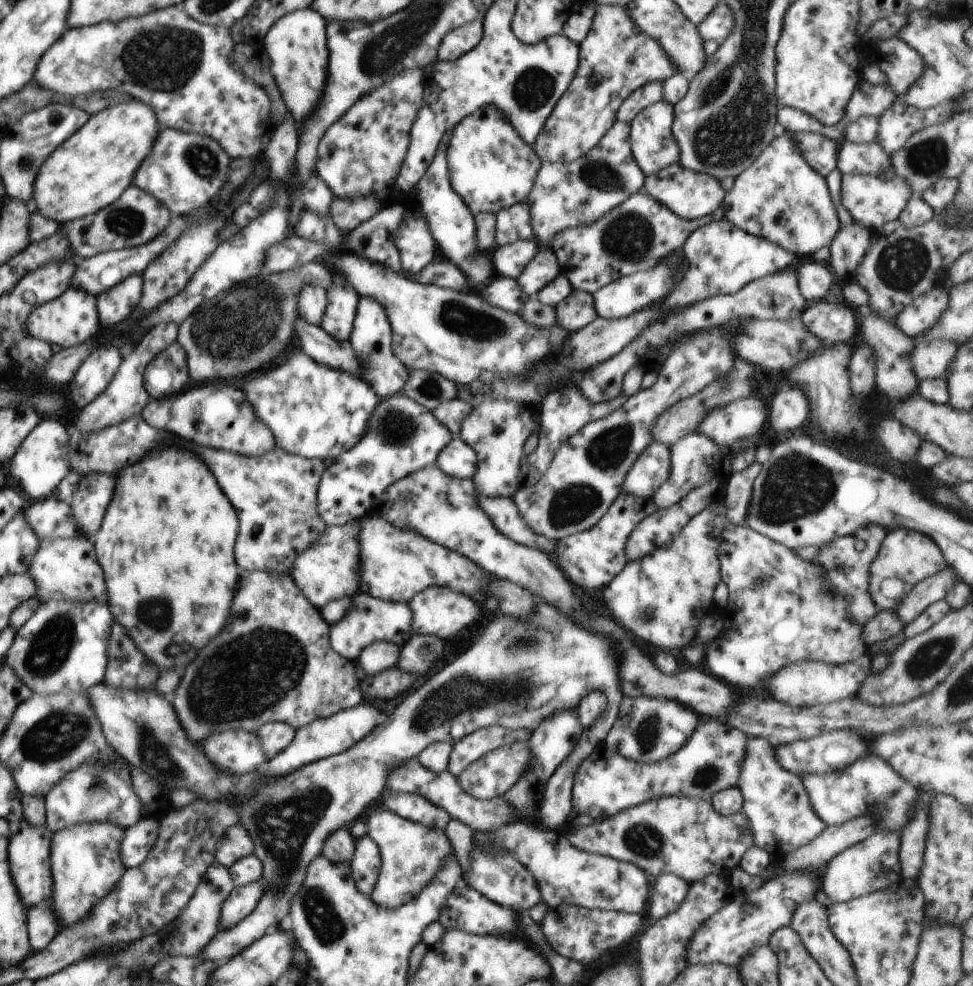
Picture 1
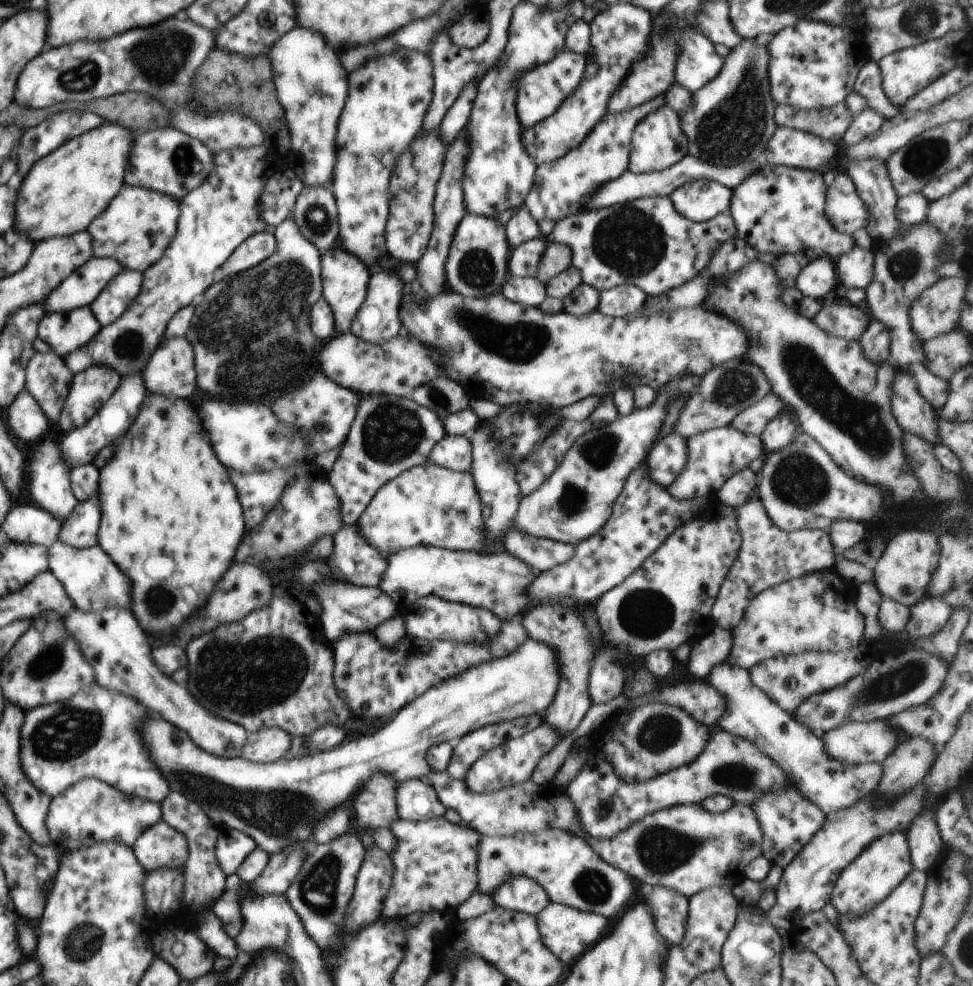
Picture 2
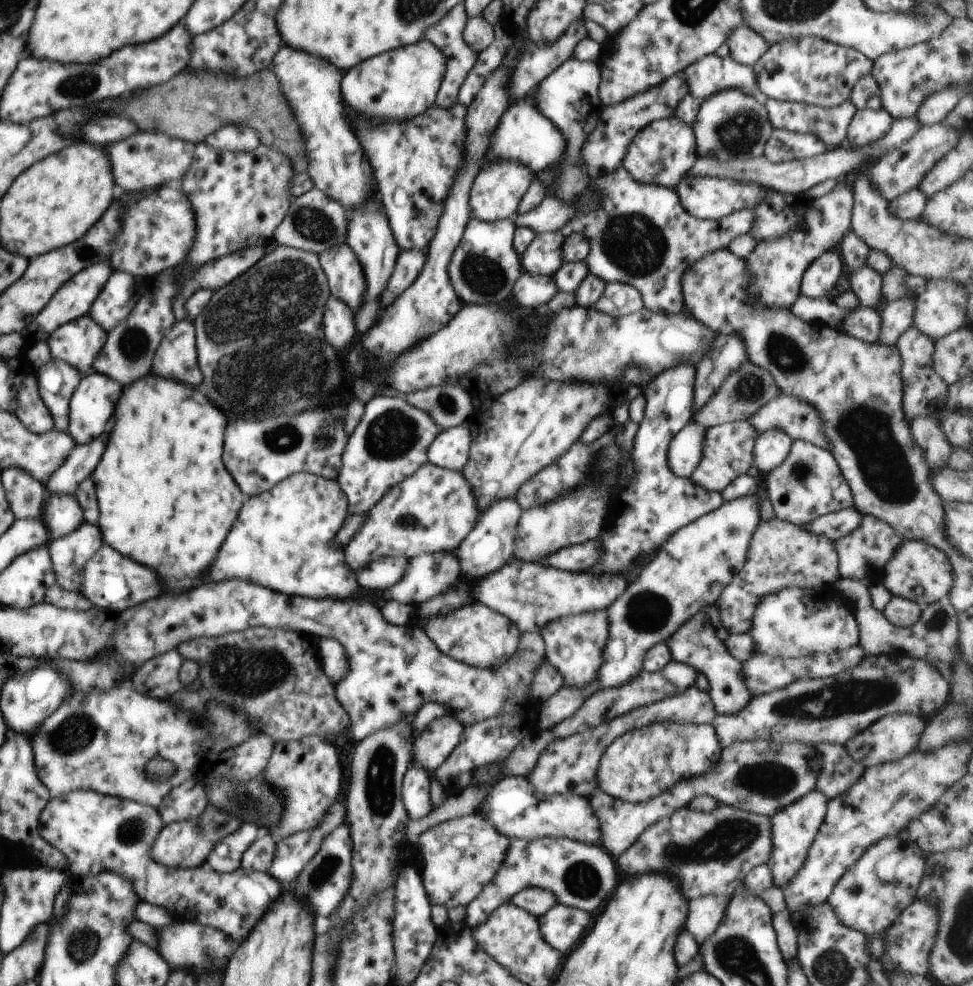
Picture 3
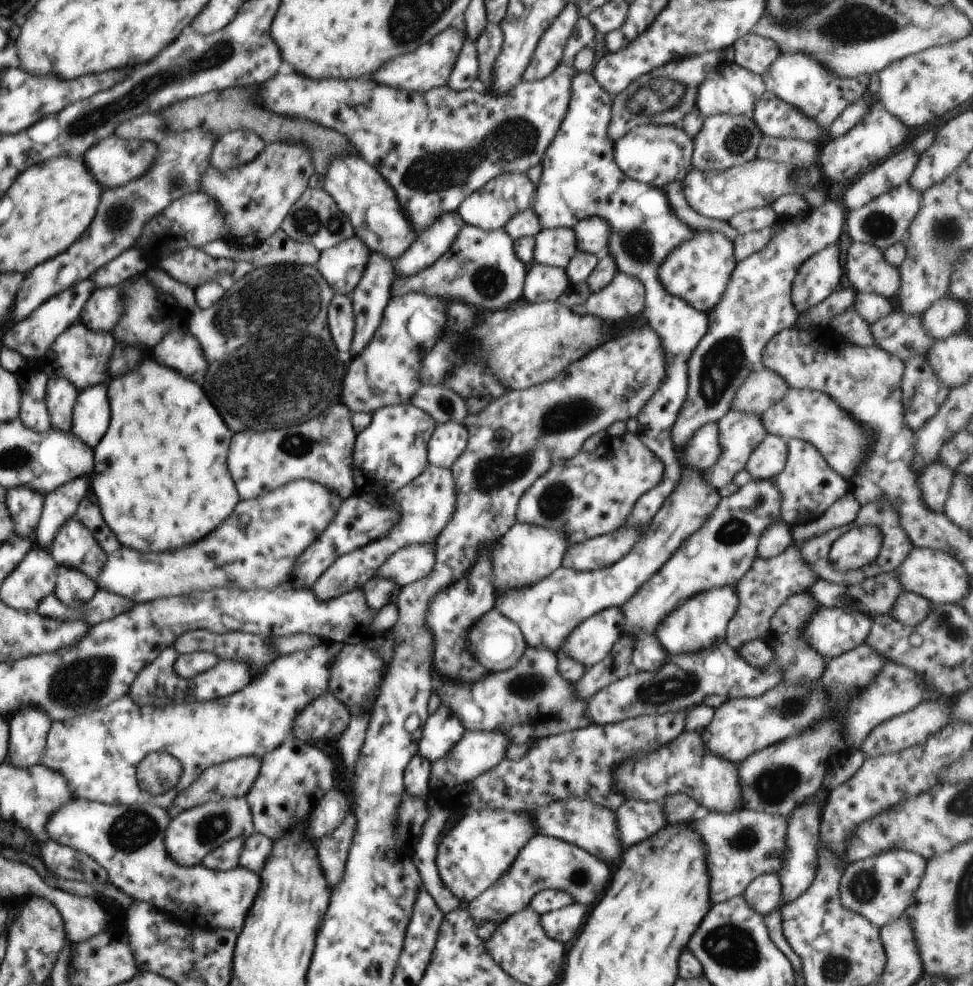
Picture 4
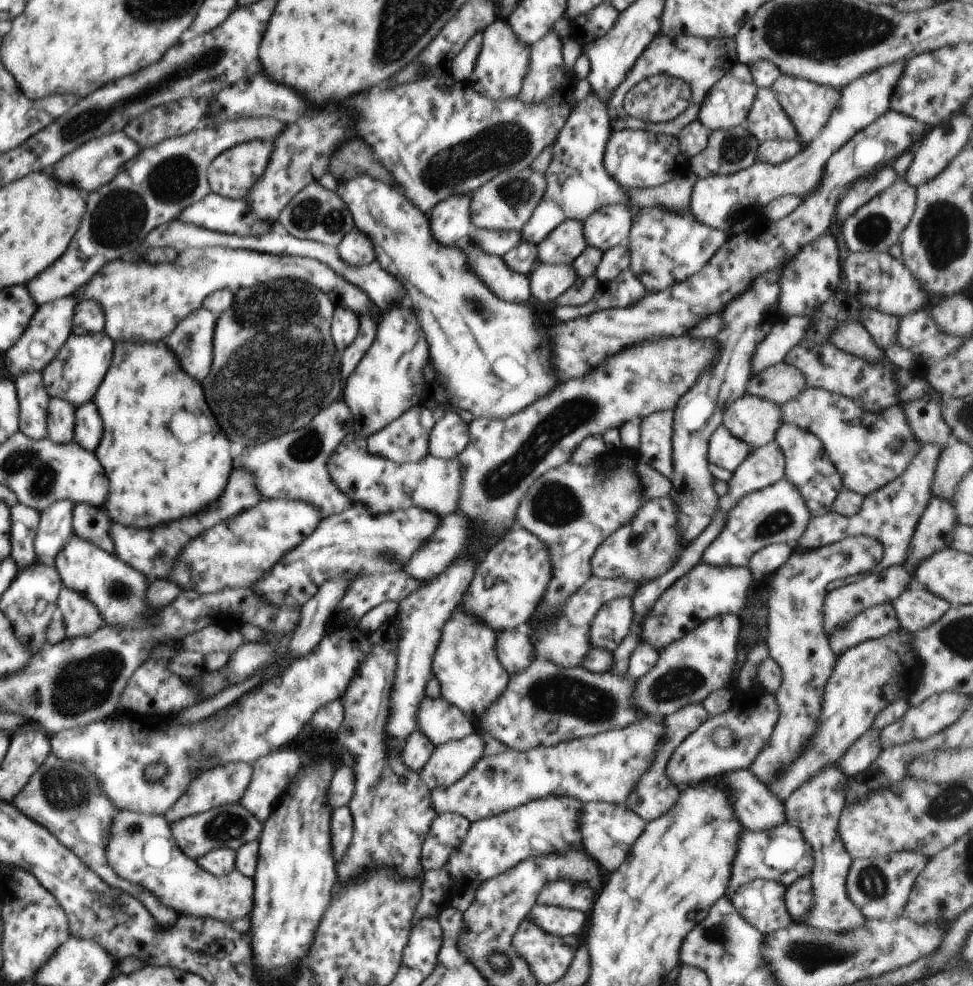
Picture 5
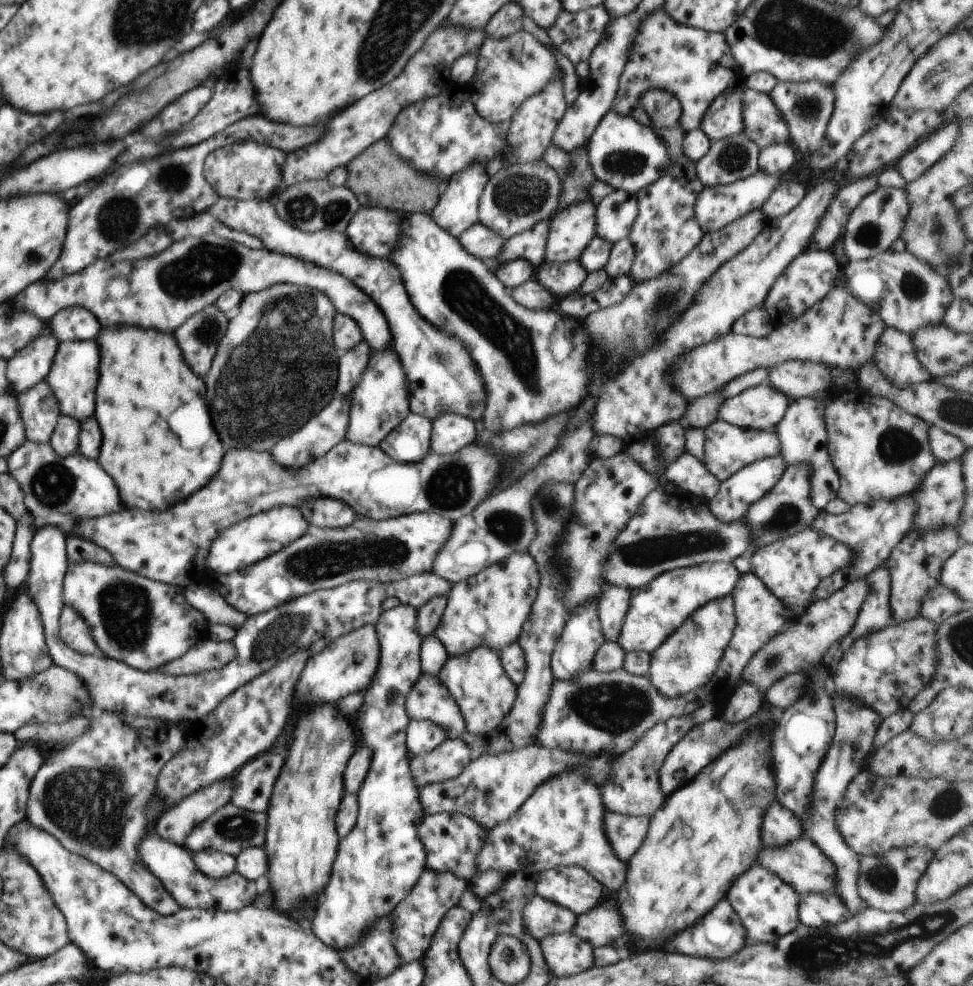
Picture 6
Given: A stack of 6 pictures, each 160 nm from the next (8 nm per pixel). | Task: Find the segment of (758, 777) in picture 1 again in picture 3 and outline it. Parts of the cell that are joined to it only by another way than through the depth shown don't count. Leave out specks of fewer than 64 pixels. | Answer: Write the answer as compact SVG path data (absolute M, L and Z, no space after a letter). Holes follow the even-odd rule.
M814 790L771 816L772 847L767 865L773 872L773 884L778 888L786 889L791 878L804 866L816 833L824 822L828 801L823 792Z

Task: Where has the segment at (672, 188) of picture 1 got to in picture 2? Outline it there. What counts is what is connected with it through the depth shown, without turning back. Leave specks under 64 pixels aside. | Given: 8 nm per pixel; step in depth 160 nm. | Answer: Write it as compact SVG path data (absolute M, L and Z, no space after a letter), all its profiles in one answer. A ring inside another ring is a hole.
M714 181L684 183L669 197L674 208L686 218L702 222L714 218L730 208L733 190Z

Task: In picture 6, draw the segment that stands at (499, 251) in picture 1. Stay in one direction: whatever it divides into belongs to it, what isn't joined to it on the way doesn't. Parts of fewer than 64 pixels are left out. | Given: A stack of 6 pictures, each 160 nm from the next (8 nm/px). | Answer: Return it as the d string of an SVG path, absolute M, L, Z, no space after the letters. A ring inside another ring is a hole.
M581 200L563 208L549 222L545 260L578 261L583 250L596 236L596 206L592 200Z

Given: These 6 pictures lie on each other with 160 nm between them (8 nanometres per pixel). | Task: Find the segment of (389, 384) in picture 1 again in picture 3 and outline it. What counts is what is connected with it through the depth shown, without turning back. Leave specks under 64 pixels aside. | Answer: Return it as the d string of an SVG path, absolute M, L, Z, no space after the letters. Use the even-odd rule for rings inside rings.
M427 248L400 252L394 274L392 274L392 278L381 296L381 302L384 306L394 302L394 298L398 298L418 278L418 274L422 272L422 268L426 264L426 250Z

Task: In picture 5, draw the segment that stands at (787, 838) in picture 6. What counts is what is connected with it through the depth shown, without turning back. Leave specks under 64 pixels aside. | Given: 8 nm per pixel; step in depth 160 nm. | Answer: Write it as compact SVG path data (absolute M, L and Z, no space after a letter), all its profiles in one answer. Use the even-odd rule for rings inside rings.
M736 770L736 772L732 772L724 780L724 784L732 790L732 806L736 806L736 816L740 818L742 826L754 831L765 831L787 823L784 804L754 774L750 774L750 770Z

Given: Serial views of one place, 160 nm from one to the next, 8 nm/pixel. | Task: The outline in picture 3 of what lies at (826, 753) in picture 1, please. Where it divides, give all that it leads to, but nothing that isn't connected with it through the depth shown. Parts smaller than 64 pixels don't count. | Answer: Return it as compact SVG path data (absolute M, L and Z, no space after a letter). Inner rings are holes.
M887 714L872 723L859 735L852 737L852 742L848 742L846 748L848 748L848 754L852 754L852 758L865 767L872 766L872 764L882 764L882 762L894 762L894 760L904 758L904 756L916 750L926 725L927 719L917 714Z

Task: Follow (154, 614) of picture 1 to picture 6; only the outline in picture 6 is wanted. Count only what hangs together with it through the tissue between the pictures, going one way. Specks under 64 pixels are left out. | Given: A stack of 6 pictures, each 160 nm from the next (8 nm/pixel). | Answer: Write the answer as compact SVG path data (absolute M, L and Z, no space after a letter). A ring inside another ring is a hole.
M120 326L120 328L102 328L96 342L100 346L100 378L96 390L94 418L102 428L102 446L100 446L102 450L97 461L118 484L120 498L128 508L164 510L168 506L174 506L178 500L206 486L210 478L216 474L220 460L224 456L220 438L216 438L218 432L210 418L207 401L198 398L206 394L206 384L200 376L196 376L188 368L172 334L162 334L158 330L142 330L134 326Z

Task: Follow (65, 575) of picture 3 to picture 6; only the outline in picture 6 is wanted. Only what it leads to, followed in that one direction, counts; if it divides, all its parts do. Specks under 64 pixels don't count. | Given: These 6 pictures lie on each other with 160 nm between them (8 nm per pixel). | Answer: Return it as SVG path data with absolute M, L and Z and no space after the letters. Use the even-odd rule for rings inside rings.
M64 605L59 618L59 635L66 646L83 655L102 655L94 642L90 627L73 608Z

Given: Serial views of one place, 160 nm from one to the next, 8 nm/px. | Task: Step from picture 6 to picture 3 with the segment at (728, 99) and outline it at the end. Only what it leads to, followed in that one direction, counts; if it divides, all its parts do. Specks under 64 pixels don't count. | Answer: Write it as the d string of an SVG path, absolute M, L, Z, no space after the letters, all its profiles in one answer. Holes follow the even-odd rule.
M716 54L706 55L699 61L688 65L684 69L684 72L687 78L687 83L689 84L690 94L694 98L700 99L702 102L704 102L708 97L711 97L720 91L725 91L726 89L738 89L743 93L752 96L759 95L757 76L753 71L753 67L740 64L731 56L722 58Z

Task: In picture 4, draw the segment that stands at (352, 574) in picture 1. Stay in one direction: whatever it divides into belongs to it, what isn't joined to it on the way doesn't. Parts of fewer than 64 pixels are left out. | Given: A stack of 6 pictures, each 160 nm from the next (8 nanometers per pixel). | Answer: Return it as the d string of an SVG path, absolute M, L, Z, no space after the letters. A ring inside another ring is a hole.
M434 541L416 543L397 550L380 565L376 575L392 579L401 587L427 577L435 565Z

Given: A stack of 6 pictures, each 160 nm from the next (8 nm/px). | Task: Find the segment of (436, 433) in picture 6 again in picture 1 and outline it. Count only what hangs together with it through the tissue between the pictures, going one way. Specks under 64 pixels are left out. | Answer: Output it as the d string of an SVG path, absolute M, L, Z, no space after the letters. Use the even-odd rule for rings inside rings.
M454 435L438 453L435 463L449 477L472 479L477 469L477 460L476 451L462 437Z

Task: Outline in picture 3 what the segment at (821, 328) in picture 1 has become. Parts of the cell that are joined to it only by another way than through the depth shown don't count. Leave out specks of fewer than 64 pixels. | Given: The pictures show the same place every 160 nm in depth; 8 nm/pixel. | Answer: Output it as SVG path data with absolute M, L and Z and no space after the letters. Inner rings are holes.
M858 307L843 321L844 334L856 336L864 342L878 342L882 328L881 310Z

